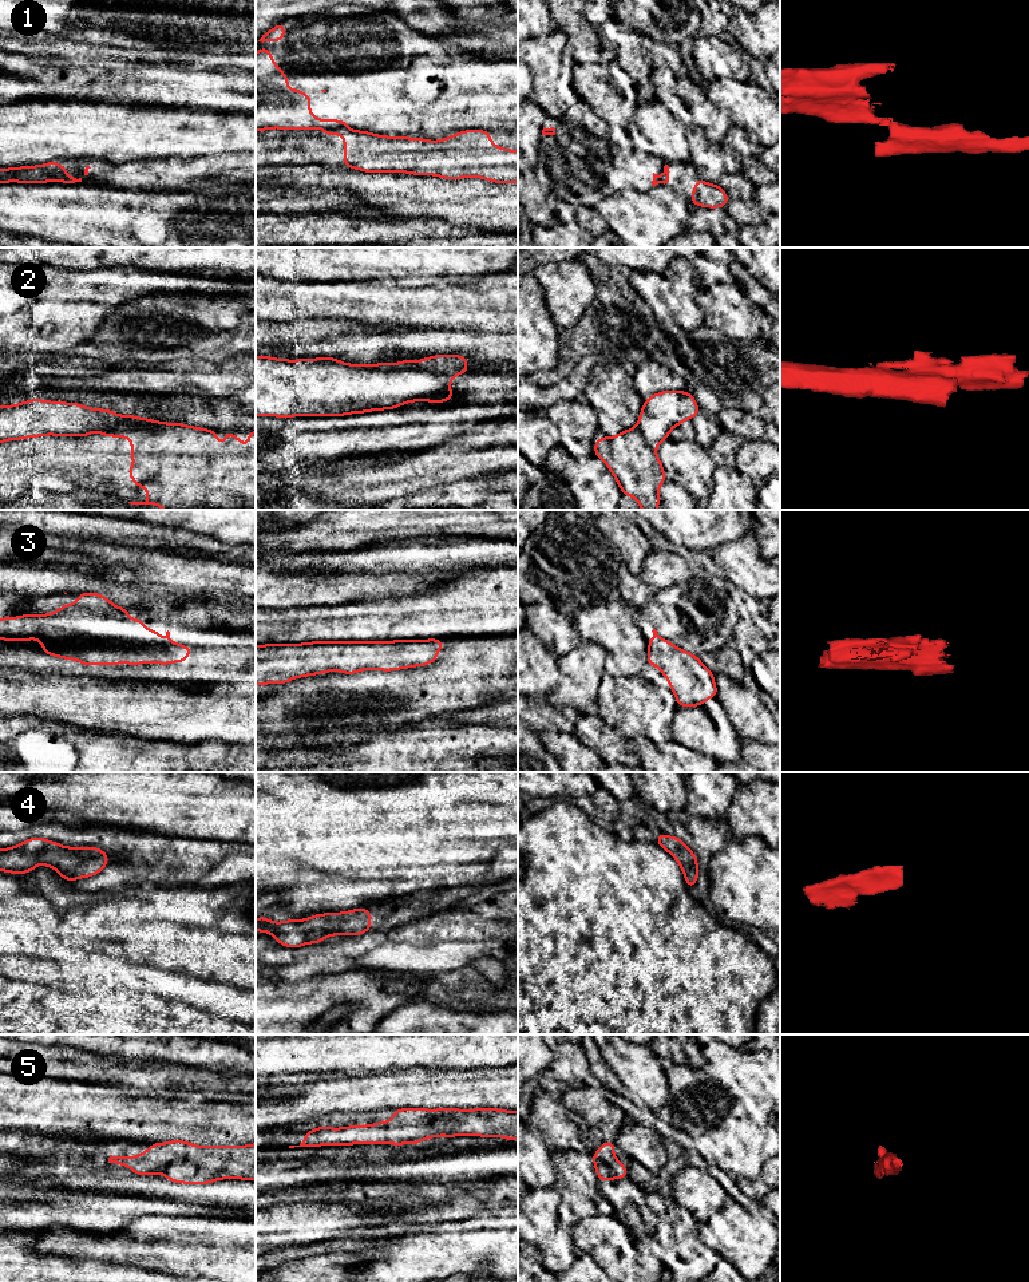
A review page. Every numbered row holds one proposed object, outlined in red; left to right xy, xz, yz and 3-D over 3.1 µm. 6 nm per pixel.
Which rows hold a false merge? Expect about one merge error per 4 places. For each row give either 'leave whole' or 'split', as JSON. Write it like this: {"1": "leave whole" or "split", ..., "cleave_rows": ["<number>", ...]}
{"1": "split", "2": "split", "3": "split", "4": "leave whole", "5": "leave whole", "cleave_rows": ["1", "2", "3"]}

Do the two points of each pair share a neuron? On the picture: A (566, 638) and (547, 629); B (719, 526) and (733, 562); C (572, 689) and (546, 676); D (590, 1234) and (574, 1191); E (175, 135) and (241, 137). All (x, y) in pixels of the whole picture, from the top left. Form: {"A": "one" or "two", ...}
{"A": "one", "B": "two", "C": "two", "D": "two", "E": "one"}

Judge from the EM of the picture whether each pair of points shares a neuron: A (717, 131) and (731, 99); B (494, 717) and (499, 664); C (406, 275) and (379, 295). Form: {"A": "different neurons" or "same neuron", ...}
{"A": "different neurons", "B": "different neurons", "C": "different neurons"}

